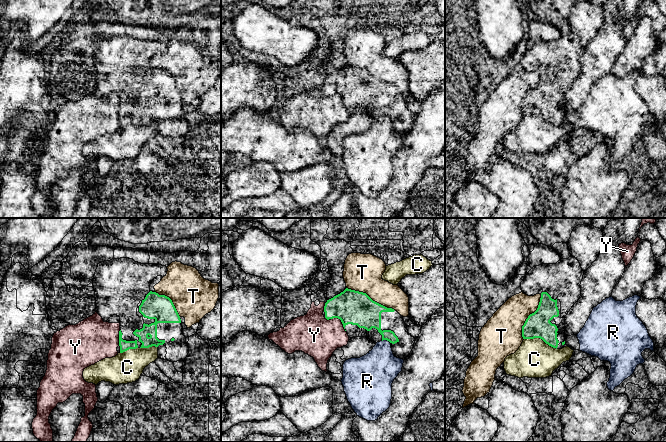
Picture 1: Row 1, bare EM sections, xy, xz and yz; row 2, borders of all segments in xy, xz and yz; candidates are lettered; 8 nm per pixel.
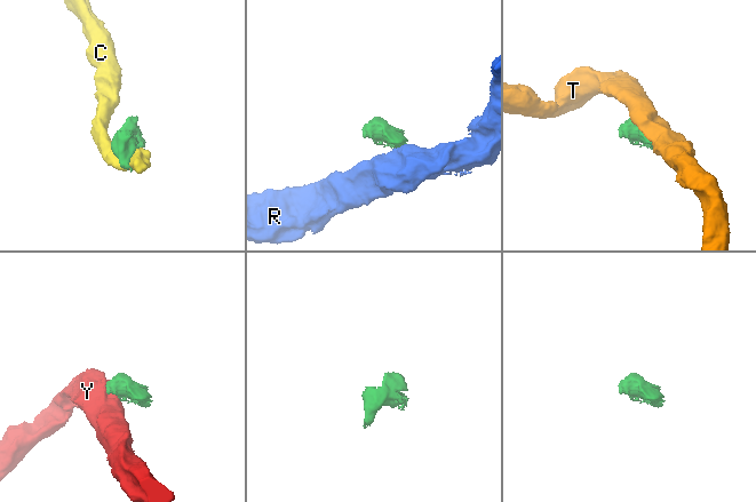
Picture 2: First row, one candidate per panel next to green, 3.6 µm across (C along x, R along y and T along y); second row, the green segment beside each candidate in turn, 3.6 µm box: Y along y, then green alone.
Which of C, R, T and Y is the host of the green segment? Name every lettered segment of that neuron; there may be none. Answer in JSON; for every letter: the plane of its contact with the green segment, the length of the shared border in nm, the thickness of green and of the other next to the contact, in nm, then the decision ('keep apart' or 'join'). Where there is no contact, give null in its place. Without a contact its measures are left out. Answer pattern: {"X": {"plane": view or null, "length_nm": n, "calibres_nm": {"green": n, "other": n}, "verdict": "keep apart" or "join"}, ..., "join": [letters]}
{"C": {"plane": "yz", "length_nm": 280, "calibres_nm": {"green": 200, "other": 300}, "verdict": "keep apart"}, "R": {"plane": "xz", "length_nm": 80, "calibres_nm": {"green": 220, "other": 300}, "verdict": "keep apart"}, "T": {"plane": "xz", "length_nm": 440, "calibres_nm": {"green": 280, "other": 300}, "verdict": "keep apart"}, "Y": {"plane": "xz", "length_nm": 160, "calibres_nm": {"green": 280, "other": 320}, "verdict": "keep apart"}, "join": []}

